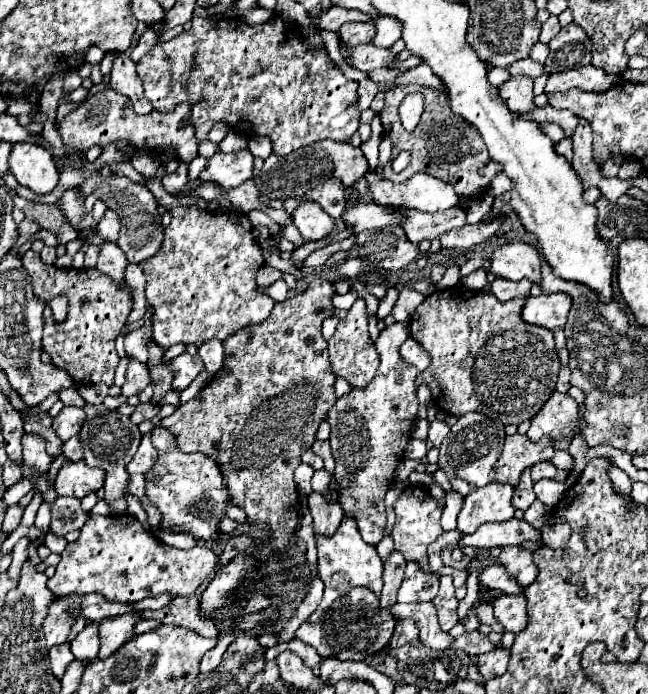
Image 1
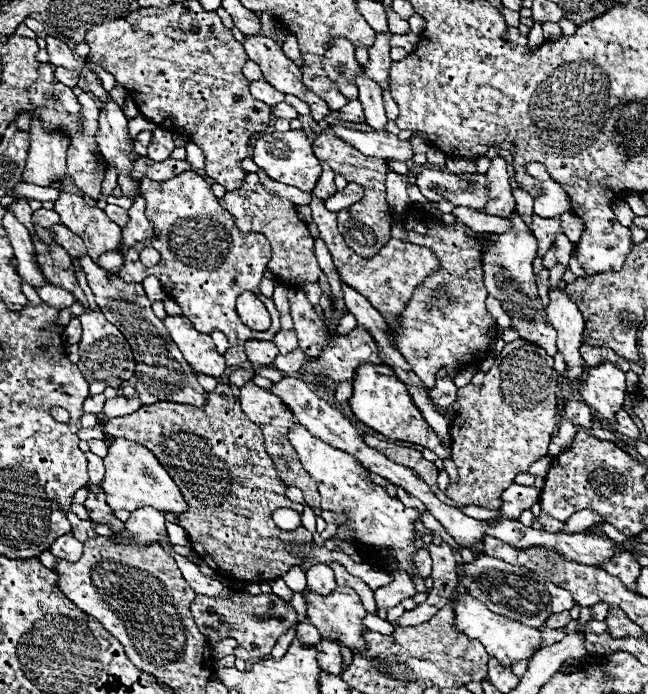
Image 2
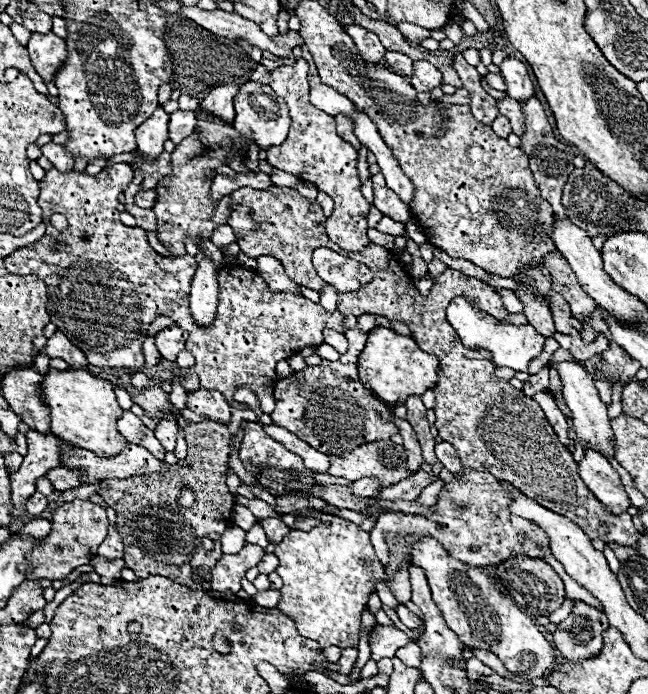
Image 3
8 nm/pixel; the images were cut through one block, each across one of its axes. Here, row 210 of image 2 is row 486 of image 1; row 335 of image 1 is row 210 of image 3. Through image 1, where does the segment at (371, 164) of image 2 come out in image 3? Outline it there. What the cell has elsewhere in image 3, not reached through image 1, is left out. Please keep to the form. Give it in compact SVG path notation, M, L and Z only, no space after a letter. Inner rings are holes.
M382 174L372 176L372 184L374 184L374 206L376 206L384 216L390 216L392 220L406 224L406 222L412 218L408 204L404 204L404 202L396 196L396 192L392 192L390 188L386 188L386 182L384 182L384 176L382 176Z

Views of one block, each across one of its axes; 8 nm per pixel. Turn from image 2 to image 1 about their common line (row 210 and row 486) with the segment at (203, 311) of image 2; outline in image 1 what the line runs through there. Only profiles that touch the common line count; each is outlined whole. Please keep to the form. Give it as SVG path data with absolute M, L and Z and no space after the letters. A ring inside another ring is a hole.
M158 426L152 430L152 444L158 450L158 462L146 474L146 496L162 512L162 530L188 532L200 542L220 540L220 520L226 516L226 506L230 502L228 488L220 474L220 466L200 452L184 454L176 446L176 438Z

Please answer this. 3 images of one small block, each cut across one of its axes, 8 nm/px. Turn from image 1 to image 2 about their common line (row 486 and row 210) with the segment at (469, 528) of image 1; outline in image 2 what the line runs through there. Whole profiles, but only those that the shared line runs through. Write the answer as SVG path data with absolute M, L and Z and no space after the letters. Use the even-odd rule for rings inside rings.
M492 158L490 168L486 172L488 178L488 204L484 206L484 214L506 218L514 210L514 196L510 192L510 180L506 172L506 162L502 158Z

